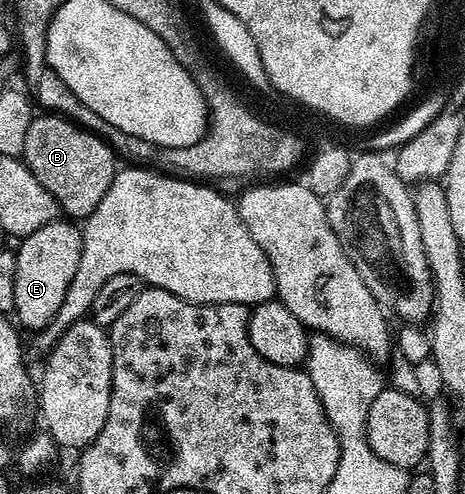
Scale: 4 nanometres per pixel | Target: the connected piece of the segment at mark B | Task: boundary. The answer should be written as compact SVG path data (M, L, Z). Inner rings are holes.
M33 116L30 131L26 131L22 160L69 218L87 219L94 207L102 203L102 195L110 191L110 183L114 183L118 172L117 154L107 141L67 117L42 116L46 117Z

